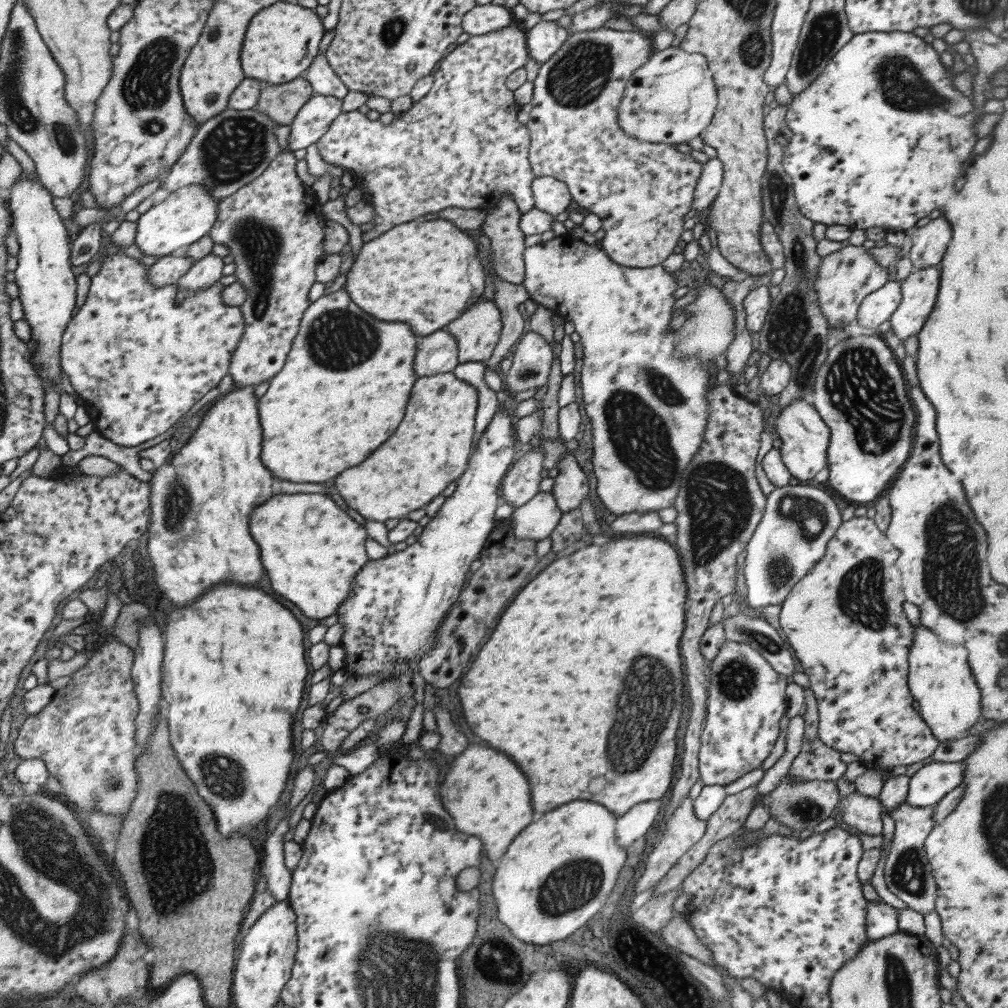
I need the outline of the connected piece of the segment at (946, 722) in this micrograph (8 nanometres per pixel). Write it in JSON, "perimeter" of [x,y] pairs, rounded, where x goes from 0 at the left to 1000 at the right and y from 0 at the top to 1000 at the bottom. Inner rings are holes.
{"perimeter":[[[913,618],[907,623],[905,639],[901,646],[901,657],[902,684],[913,700],[913,710],[920,716],[926,729],[933,737],[956,731],[956,726],[962,724],[962,721],[974,712],[972,682],[965,672],[964,660],[960,655],[960,646],[955,641],[936,638],[920,621]]]}

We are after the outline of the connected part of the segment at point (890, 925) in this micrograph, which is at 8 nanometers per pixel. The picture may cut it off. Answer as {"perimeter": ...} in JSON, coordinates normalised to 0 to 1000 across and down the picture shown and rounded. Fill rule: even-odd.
{"perimeter":[[[860,894],[859,923],[860,931],[871,933],[892,924],[891,905],[878,894]]]}

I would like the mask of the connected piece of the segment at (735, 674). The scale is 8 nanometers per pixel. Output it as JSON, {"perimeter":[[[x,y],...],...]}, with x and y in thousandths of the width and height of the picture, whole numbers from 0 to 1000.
{"perimeter":[[[721,635],[714,642],[711,652],[704,658],[702,671],[701,717],[695,727],[693,773],[700,780],[710,778],[720,781],[734,770],[754,761],[764,750],[774,727],[774,713],[781,705],[780,681],[784,675],[768,665],[753,646],[743,639],[727,635]]]}

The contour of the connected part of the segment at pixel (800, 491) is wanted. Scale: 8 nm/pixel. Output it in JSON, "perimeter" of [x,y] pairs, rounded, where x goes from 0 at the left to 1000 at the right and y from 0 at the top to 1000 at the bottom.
{"perimeter":[[[804,481],[770,483],[761,494],[759,507],[741,540],[741,551],[736,564],[742,581],[742,599],[748,603],[776,599],[786,582],[797,574],[819,548],[819,541],[836,519],[831,500],[818,488]]]}

